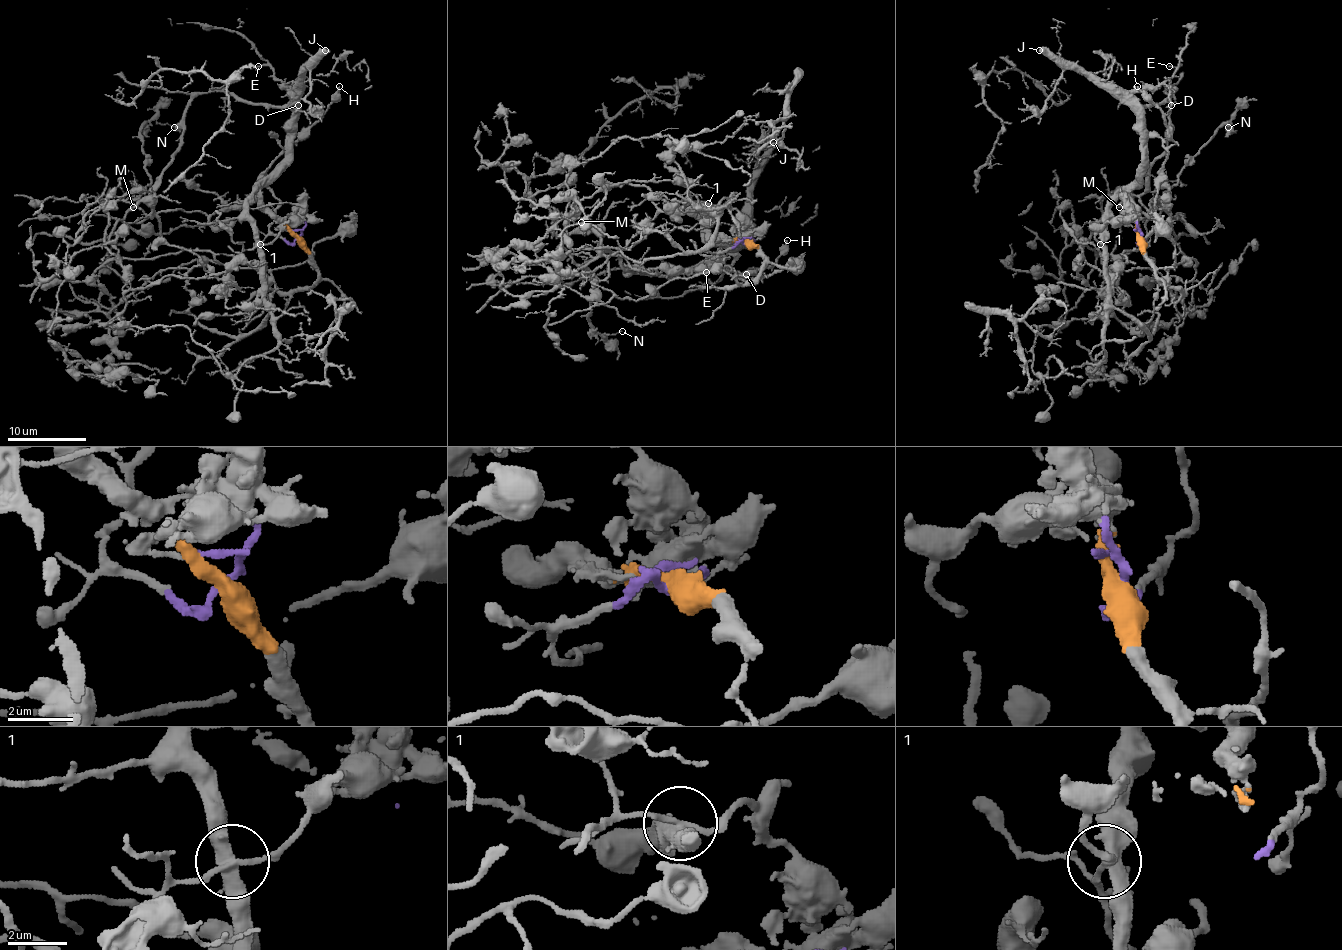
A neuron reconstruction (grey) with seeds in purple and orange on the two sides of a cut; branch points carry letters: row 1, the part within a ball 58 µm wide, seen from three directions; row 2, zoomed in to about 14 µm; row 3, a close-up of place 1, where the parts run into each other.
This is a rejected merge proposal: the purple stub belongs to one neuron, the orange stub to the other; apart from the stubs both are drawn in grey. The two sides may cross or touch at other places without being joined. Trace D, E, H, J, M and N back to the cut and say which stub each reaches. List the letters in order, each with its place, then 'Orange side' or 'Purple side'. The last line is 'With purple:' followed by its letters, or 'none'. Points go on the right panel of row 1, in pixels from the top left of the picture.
D: Place: (1171, 105). Orange side
E: Place: (1169, 66). Orange side
H: Place: (1137, 86). Purple side
J: Place: (1039, 50). Orange side
M: Place: (1119, 207). Purple side
N: Place: (1228, 127). Purple side
With purple: H, M, N

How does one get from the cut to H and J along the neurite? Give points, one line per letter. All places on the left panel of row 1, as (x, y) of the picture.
H: (298, 237), (288, 243), (269, 229), (278, 200), (265, 180), (265, 170), (322, 113), (339, 86)
J: (298, 237), (267, 208), (261, 188), (288, 161), (298, 78), (326, 50)

